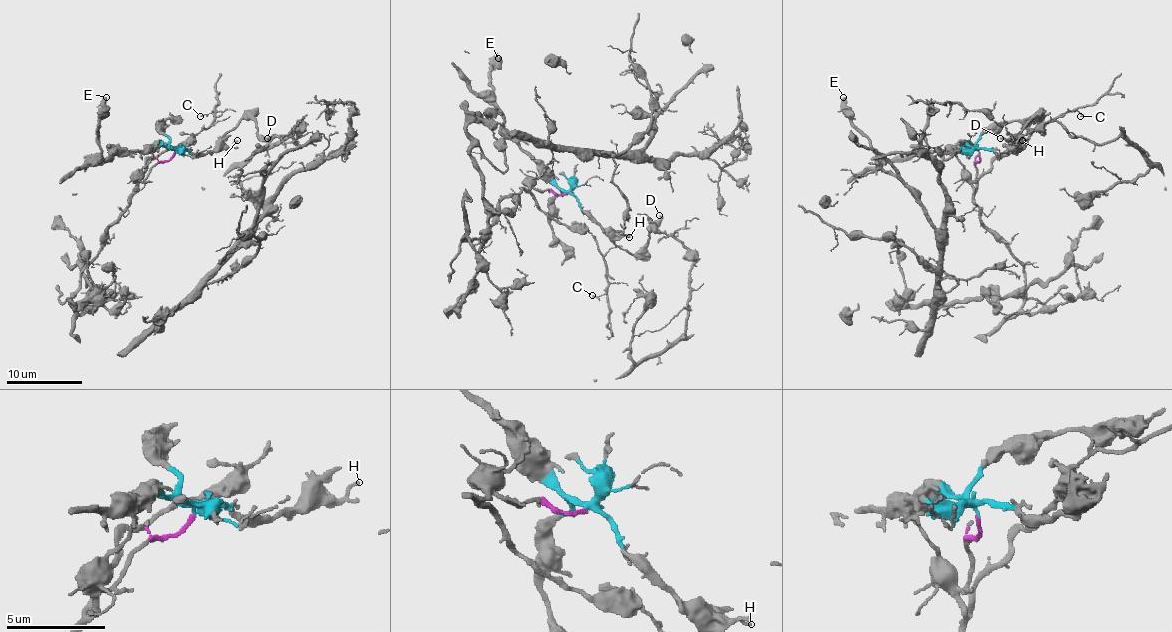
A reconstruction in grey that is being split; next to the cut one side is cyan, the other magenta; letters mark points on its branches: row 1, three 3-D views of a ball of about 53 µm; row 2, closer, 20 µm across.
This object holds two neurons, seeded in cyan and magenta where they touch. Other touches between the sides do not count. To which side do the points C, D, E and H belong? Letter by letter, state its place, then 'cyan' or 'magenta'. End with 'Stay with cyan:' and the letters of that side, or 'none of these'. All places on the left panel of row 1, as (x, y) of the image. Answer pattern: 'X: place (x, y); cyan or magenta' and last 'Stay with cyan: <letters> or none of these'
C: place (200, 116); magenta
D: place (267, 138); cyan
E: place (106, 97); cyan
H: place (237, 140); cyan
Stay with cyan: D, E, H

